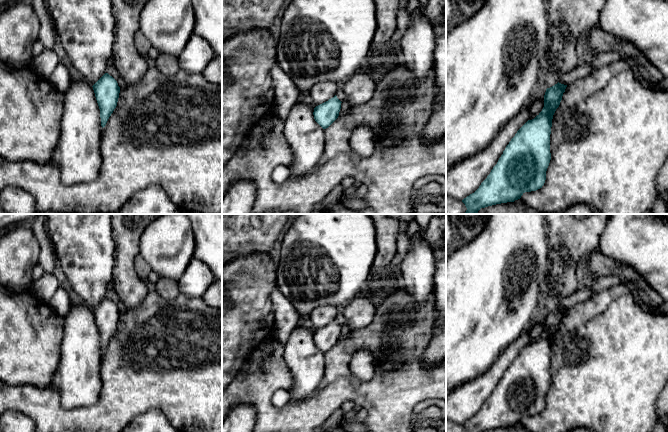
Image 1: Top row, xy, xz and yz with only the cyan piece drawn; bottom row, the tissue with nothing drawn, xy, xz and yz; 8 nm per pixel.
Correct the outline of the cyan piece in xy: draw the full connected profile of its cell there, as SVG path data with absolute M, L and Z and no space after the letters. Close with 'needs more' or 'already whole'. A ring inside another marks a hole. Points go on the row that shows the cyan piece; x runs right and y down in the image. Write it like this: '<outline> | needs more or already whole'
M105 73L92 87L100 109L101 126L103 128L117 106L120 87L108 73Z | already whole

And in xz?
M335 95L314 108L314 119L323 128L328 128L339 116L341 101Z | already whole

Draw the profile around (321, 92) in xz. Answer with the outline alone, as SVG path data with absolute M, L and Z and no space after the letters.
M321 82L315 84L308 92L314 107L328 101L336 95L336 82Z

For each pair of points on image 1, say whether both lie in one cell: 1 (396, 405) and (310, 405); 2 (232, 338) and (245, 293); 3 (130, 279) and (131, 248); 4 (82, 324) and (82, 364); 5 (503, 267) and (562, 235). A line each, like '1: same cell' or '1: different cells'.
1: same cell
2: same cell
3: same cell
4: same cell
5: different cells

